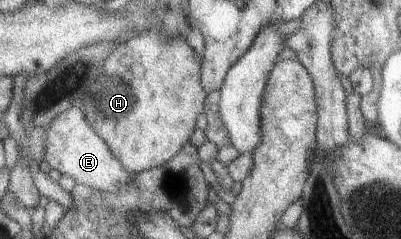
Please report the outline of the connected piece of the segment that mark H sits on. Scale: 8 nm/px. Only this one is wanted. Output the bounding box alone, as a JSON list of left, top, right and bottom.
[84,27,208,174]

